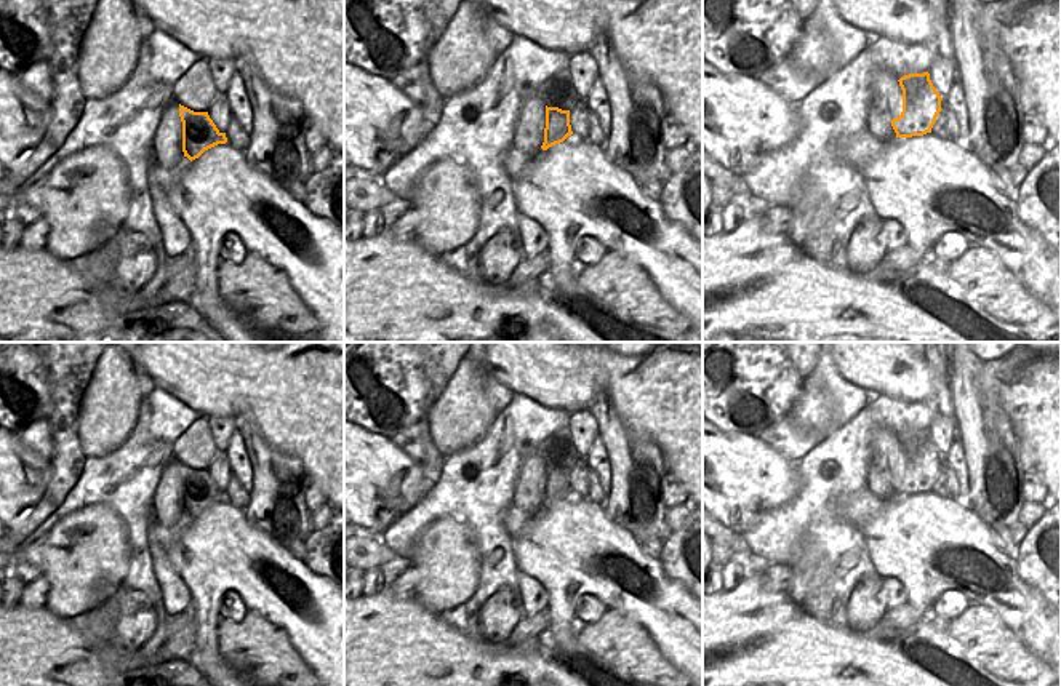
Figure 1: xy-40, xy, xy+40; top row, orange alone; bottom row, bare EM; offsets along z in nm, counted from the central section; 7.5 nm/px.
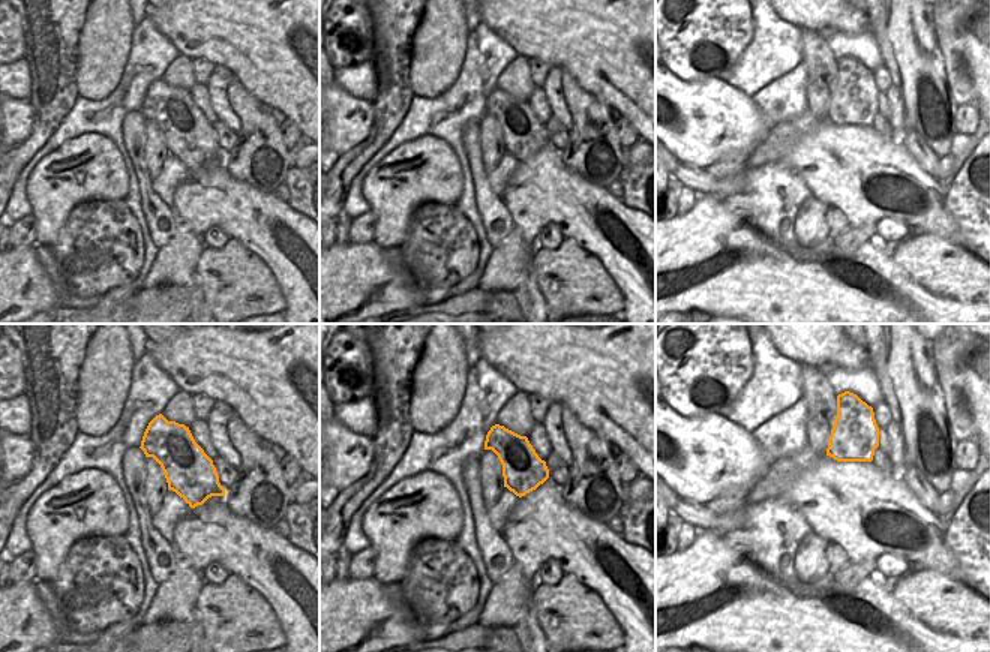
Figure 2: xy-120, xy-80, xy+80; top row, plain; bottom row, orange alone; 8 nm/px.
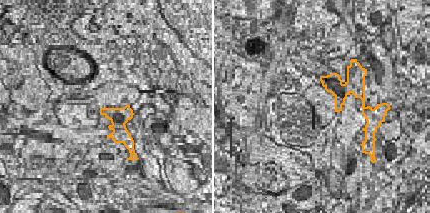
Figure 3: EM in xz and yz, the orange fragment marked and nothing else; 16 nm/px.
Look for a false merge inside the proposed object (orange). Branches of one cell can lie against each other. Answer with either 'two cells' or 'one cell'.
two cells

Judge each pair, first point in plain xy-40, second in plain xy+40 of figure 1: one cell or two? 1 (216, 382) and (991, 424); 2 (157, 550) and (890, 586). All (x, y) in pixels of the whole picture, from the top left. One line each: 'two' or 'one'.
1: two
2: one

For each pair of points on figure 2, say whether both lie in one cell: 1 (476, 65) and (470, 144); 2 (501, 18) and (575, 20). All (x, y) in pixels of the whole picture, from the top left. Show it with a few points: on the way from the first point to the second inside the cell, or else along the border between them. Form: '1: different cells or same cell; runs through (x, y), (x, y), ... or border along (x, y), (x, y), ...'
1: different cells; border along (479, 119), (471, 119), (462, 128), (464, 153)
2: same cell; runs through (519, 18), (557, 20)

